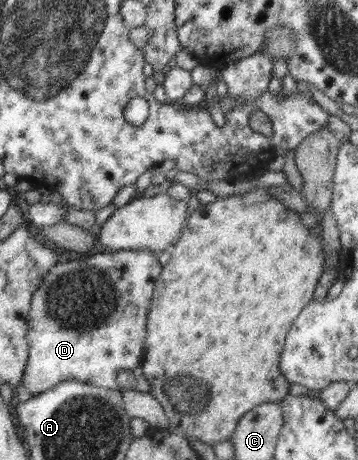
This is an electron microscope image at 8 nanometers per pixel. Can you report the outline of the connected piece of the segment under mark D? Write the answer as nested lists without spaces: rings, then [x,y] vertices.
[[[108,250],[102,253],[97,253],[93,256],[88,256],[85,259],[76,259],[70,262],[56,263],[49,271],[44,274],[44,279],[40,283],[40,287],[36,288],[34,295],[32,295],[32,302],[29,313],[27,314],[27,335],[29,342],[29,357],[25,366],[23,379],[21,384],[25,386],[32,394],[40,394],[50,390],[52,386],[58,384],[63,380],[84,381],[91,385],[120,391],[121,394],[124,388],[121,388],[116,382],[119,370],[134,370],[141,364],[144,358],[144,347],[147,335],[147,320],[148,311],[151,307],[151,298],[155,290],[156,280],[160,277],[163,267],[158,263],[159,255],[151,250],[130,250],[129,252],[109,252]]]

